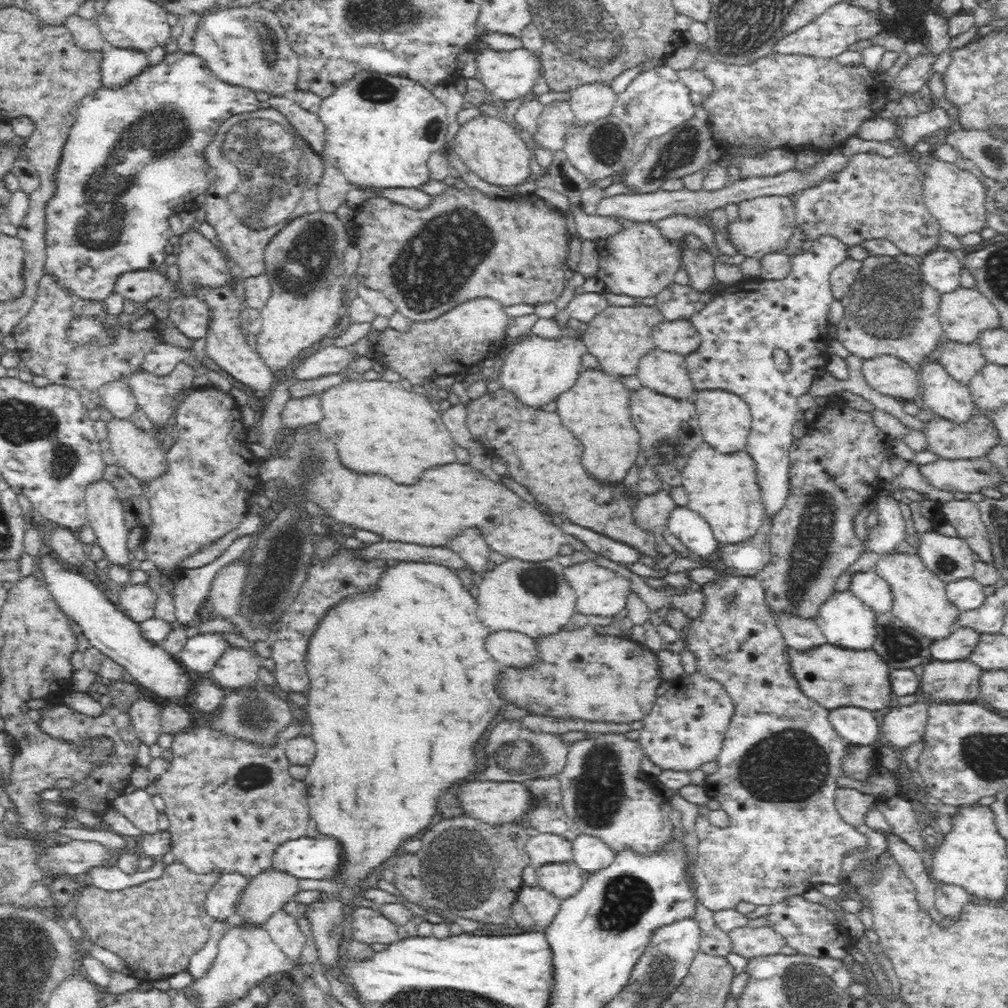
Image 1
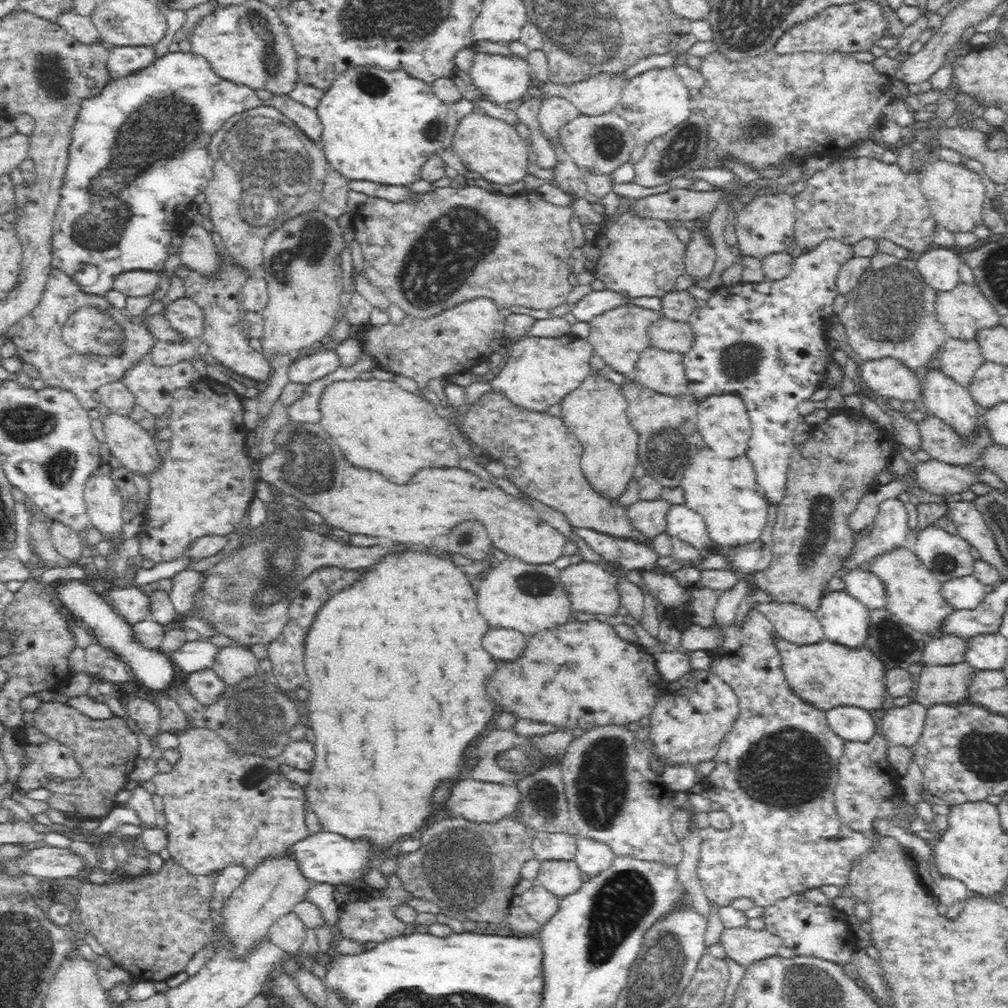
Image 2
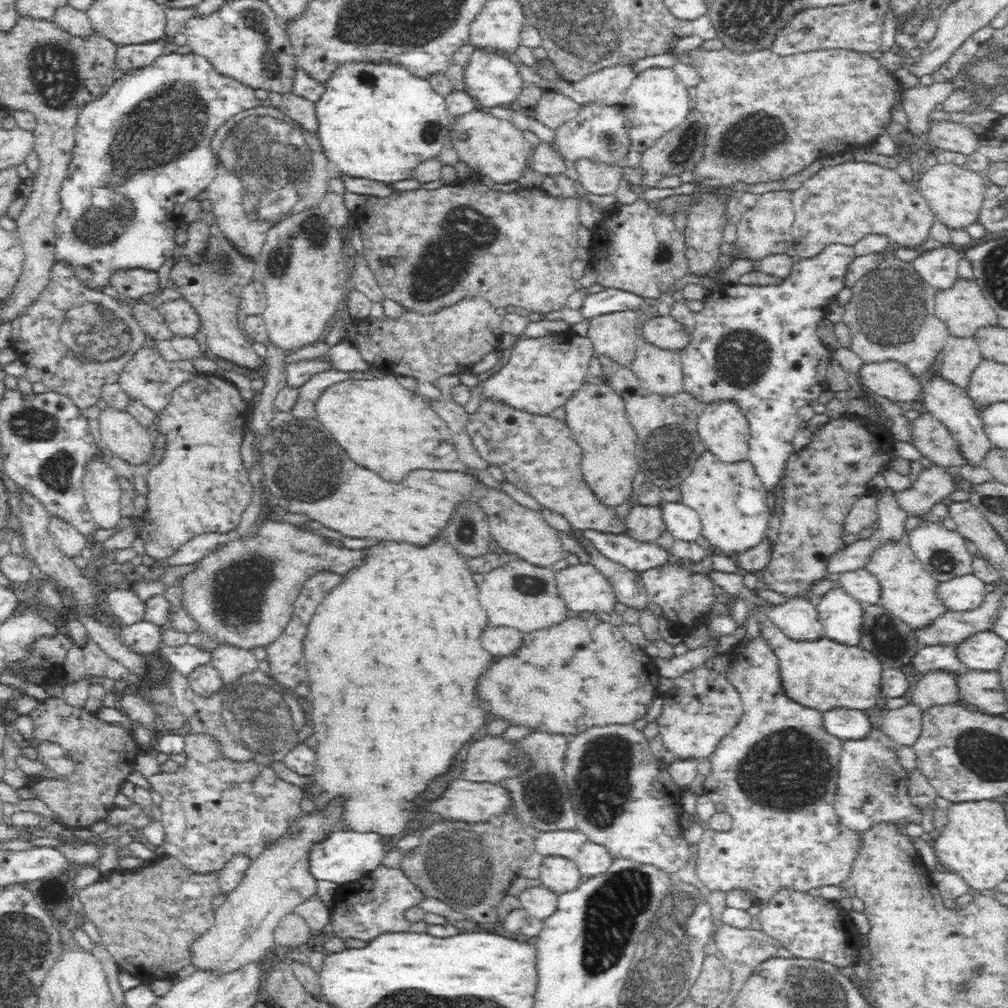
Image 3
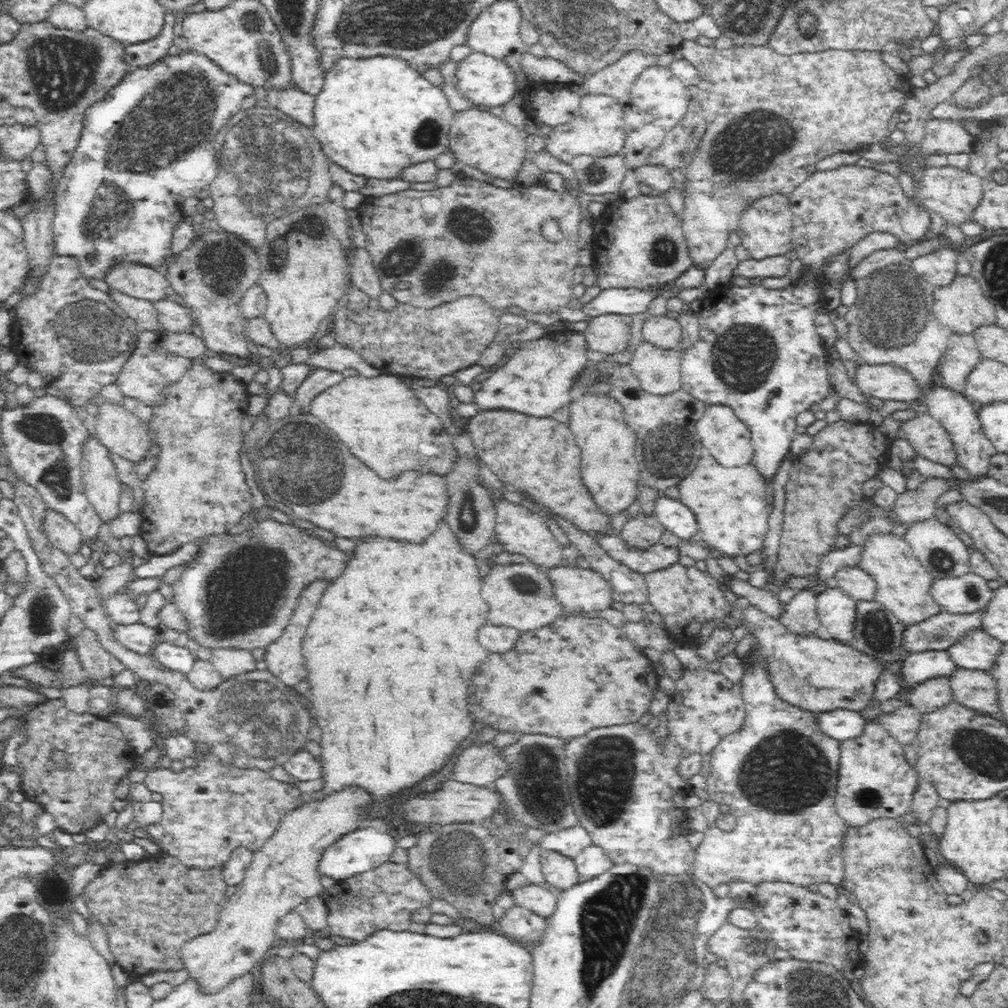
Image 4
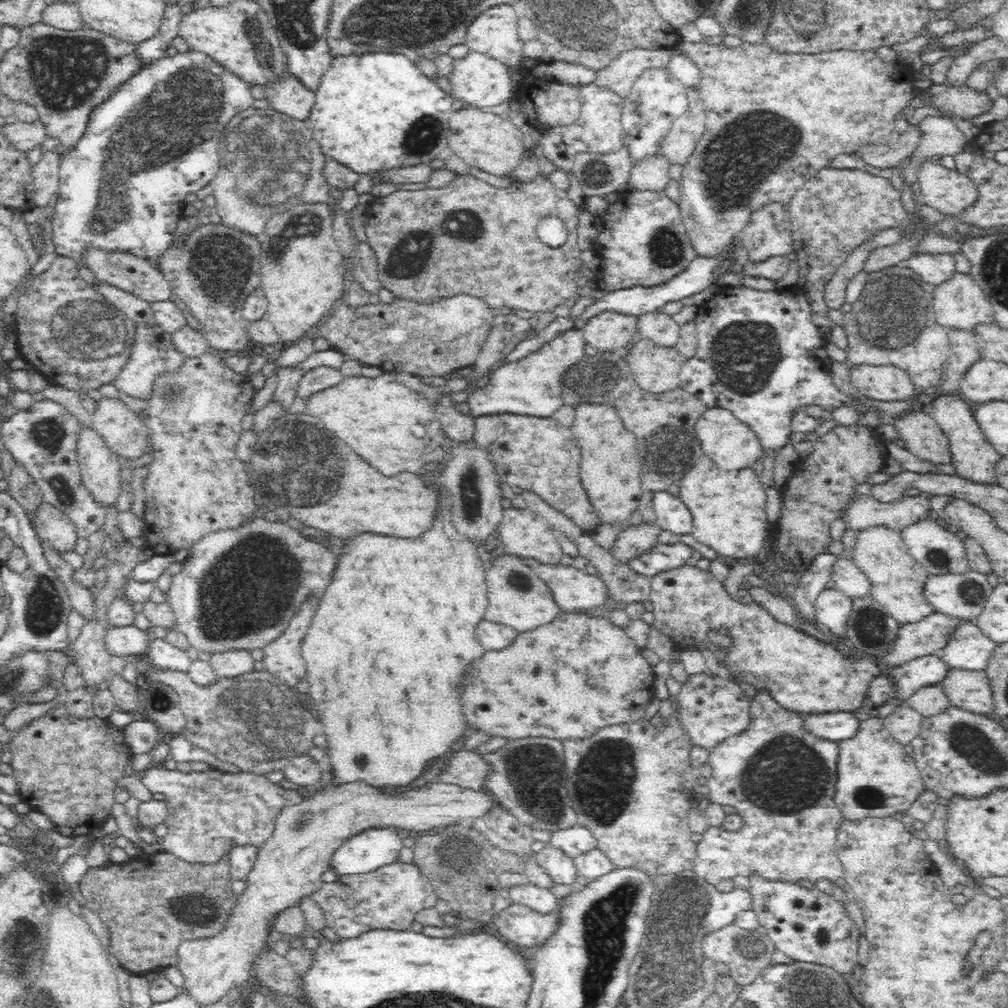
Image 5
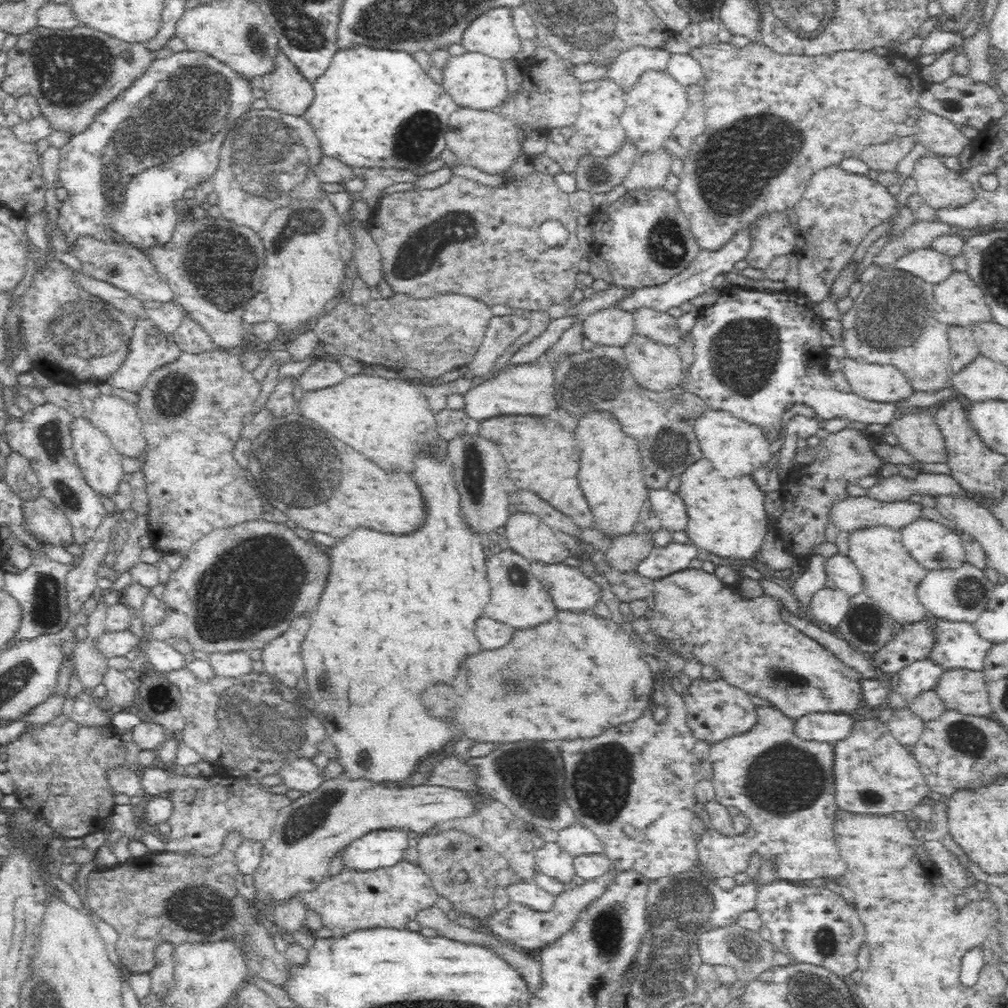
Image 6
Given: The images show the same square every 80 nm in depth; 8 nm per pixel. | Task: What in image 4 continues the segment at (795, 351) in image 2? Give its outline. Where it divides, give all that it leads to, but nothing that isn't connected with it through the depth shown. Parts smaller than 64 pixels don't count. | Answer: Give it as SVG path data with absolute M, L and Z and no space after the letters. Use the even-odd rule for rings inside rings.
M848 251L830 258L830 264L822 270L818 278L807 274L807 267L800 277L788 287L770 289L762 285L731 288L718 288L712 296L701 300L699 320L699 339L681 353L681 388L696 397L705 405L721 404L735 412L735 415L750 429L751 441L756 454L756 466L771 480L782 457L790 450L790 443L796 433L796 416L814 408L817 402L826 400L834 394L829 380L827 365L830 359L826 348L820 346L820 336L816 333L814 319L821 292L826 283L843 283L849 277Z

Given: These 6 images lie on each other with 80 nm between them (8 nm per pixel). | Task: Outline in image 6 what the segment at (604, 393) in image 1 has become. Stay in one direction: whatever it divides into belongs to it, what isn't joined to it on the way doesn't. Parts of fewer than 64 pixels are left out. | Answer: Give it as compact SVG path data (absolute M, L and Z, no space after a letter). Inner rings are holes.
M607 412L584 413L579 418L576 440L582 452L578 482L592 510L592 526L606 538L620 538L634 531L649 489L644 483L639 444L632 435L624 434L620 423Z

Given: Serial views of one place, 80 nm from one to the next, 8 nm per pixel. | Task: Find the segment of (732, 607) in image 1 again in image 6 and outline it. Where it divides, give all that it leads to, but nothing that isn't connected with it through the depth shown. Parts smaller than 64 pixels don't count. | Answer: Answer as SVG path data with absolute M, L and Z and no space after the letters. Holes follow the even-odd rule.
M770 705L761 706L758 707L758 722L752 730L721 740L710 748L714 800L721 805L738 808L740 813L746 814L752 820L752 826L738 836L726 836L713 827L707 828L701 834L695 861L703 881L707 878L734 877L738 872L745 872L753 853L757 853L760 860L778 861L779 880L809 882L813 878L828 879L844 875L846 863L833 831L833 816L838 809L832 768L834 752L826 744L796 738L792 729L793 722L794 720L784 716L778 709Z

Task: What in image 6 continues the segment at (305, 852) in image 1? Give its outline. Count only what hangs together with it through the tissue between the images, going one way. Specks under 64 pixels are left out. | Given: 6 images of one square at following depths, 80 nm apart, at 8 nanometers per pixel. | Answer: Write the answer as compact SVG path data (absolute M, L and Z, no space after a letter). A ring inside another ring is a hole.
M407 829L375 830L358 838L352 845L344 849L343 866L354 869L385 869L398 864L404 858L404 850L410 846Z

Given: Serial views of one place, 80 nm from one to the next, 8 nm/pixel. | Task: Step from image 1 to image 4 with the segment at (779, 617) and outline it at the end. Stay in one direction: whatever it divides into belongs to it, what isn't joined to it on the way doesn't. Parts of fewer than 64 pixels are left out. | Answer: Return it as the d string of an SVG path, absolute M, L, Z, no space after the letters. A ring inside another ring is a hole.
M802 588L796 591L784 612L783 618L778 619L791 632L812 636L821 626L815 605L817 604L816 588Z

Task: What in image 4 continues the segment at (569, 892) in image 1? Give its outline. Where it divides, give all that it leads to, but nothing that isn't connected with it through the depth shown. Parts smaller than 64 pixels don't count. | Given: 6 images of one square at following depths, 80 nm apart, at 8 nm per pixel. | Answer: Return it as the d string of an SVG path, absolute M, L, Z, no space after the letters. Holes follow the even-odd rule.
M542 850L539 857L548 884L567 889L579 882L579 874L573 858L568 858L556 850Z

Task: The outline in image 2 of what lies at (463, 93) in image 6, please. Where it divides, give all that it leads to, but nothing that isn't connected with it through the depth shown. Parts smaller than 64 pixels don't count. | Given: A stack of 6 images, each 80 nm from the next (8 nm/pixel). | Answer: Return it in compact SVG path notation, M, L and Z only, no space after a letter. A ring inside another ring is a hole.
M477 52L474 54L470 66L470 80L472 87L480 92L482 99L500 106L514 106L530 88L531 70L526 59L517 55L488 54Z

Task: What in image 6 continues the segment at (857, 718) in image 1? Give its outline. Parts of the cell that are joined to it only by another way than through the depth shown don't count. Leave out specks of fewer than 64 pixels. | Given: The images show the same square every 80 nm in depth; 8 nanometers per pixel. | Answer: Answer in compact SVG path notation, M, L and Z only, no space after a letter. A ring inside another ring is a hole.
M808 713L793 722L793 733L800 740L835 744L852 730L852 717L846 713Z

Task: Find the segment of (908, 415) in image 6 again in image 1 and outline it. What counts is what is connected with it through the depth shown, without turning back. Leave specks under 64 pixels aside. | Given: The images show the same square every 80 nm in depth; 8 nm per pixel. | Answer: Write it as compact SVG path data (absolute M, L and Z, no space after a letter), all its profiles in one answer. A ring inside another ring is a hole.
M985 412L972 416L966 424L954 424L942 417L932 415L932 420L924 423L923 435L926 437L927 450L944 460L983 458L994 445L999 443L994 425Z

